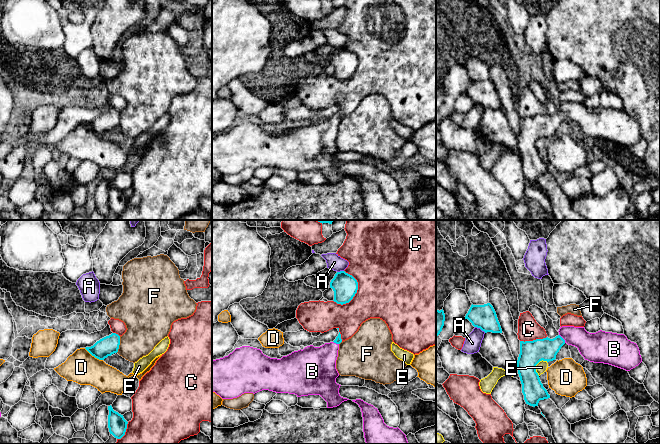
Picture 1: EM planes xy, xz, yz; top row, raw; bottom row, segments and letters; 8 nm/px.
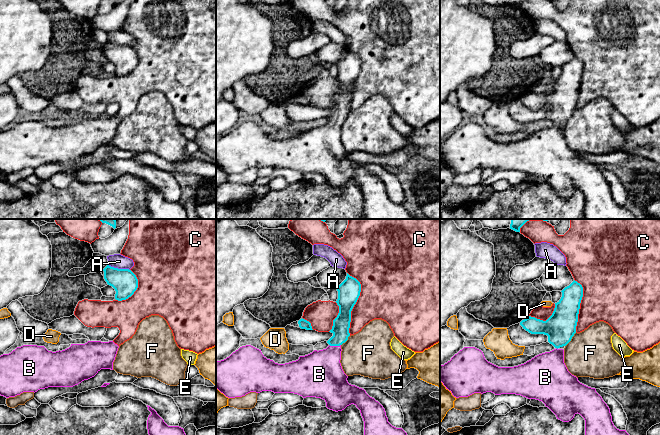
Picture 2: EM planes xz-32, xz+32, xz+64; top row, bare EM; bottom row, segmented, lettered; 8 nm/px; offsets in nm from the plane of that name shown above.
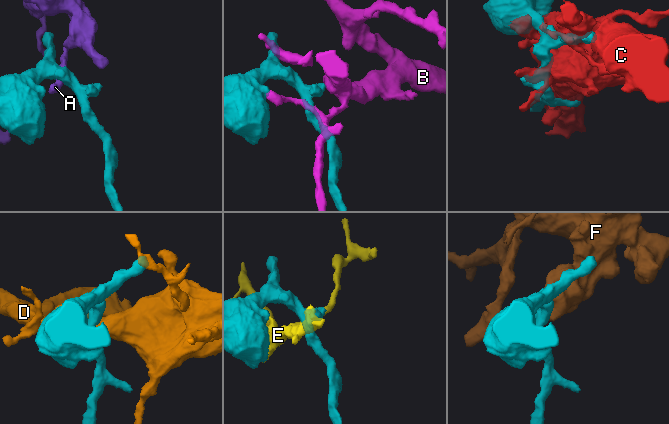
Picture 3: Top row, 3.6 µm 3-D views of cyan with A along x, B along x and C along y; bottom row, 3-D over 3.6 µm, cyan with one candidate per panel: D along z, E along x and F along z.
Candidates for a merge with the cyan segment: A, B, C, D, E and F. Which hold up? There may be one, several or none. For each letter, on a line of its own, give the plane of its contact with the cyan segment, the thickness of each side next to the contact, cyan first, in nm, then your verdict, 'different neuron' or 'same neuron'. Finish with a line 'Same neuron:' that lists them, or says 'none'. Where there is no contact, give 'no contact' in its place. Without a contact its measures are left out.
A: yz | 190/140 nm | different neuron
B: yz | 190/220 nm | same neuron
C: xz | 200/500 nm | different neuron
D: xy | 150/260 nm | different neuron
E: yz | 190/90 nm | different neuron
F: xy | 150/300 nm | different neuron
Same neuron: B

